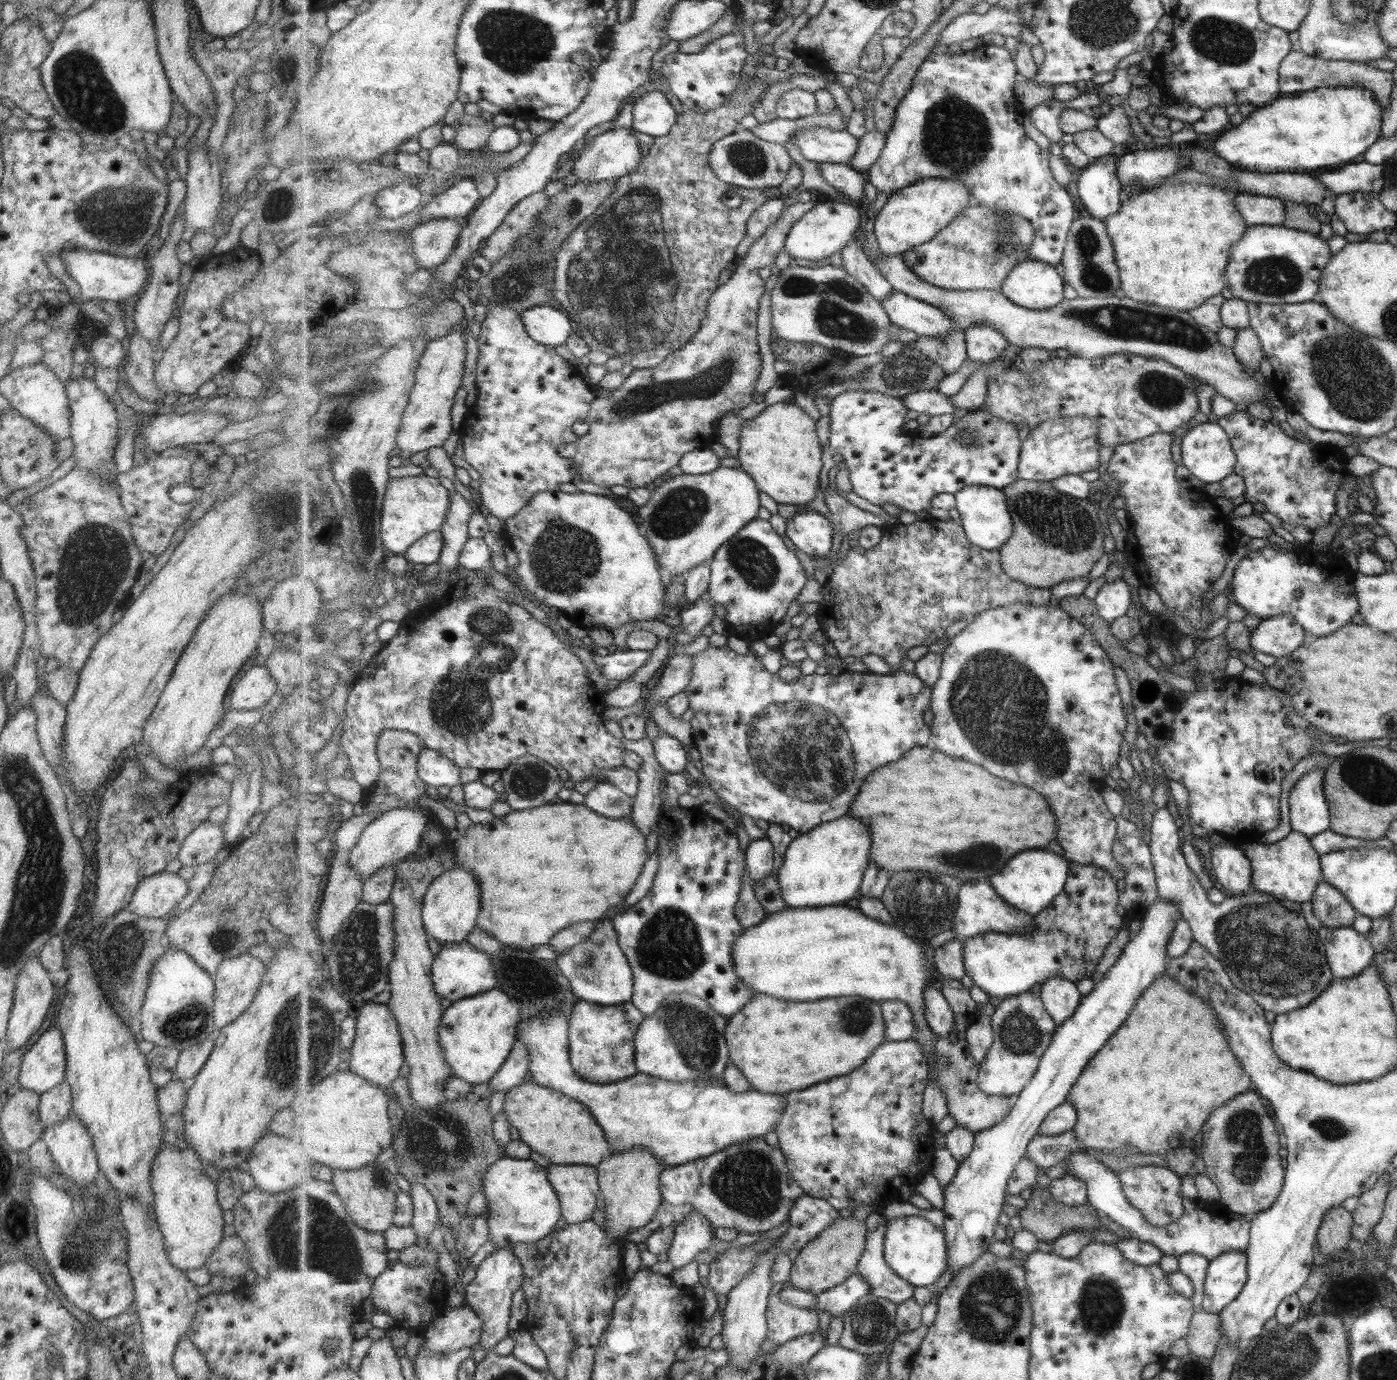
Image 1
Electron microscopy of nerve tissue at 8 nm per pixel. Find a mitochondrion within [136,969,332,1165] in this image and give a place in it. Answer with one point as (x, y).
(188, 1024)

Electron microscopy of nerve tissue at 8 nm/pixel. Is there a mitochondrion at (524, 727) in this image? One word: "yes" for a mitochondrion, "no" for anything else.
no

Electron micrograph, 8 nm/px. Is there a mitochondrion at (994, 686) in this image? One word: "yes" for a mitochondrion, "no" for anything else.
yes

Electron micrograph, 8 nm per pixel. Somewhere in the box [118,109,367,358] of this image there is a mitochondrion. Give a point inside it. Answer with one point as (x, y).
(282, 206)

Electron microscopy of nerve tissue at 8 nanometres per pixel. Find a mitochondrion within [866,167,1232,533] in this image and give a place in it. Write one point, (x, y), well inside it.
(1112, 322)

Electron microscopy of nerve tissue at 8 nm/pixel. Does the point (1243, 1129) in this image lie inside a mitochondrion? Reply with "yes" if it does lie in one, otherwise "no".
yes

